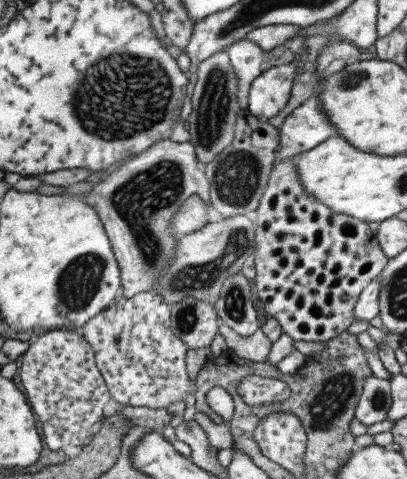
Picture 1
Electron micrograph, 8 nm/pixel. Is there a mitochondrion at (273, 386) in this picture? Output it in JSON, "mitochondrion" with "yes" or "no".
{"mitochondrion":"no"}

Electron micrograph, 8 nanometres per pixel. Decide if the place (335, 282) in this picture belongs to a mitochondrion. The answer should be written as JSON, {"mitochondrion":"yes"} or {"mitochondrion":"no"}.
{"mitochondrion":"no"}

